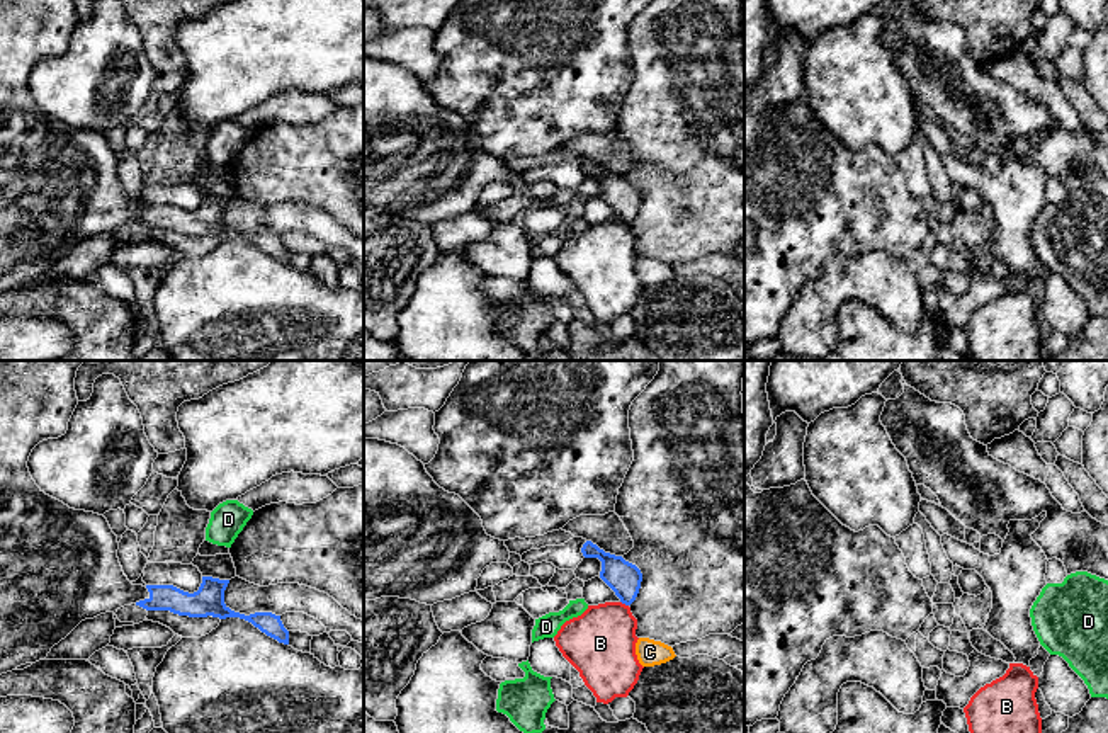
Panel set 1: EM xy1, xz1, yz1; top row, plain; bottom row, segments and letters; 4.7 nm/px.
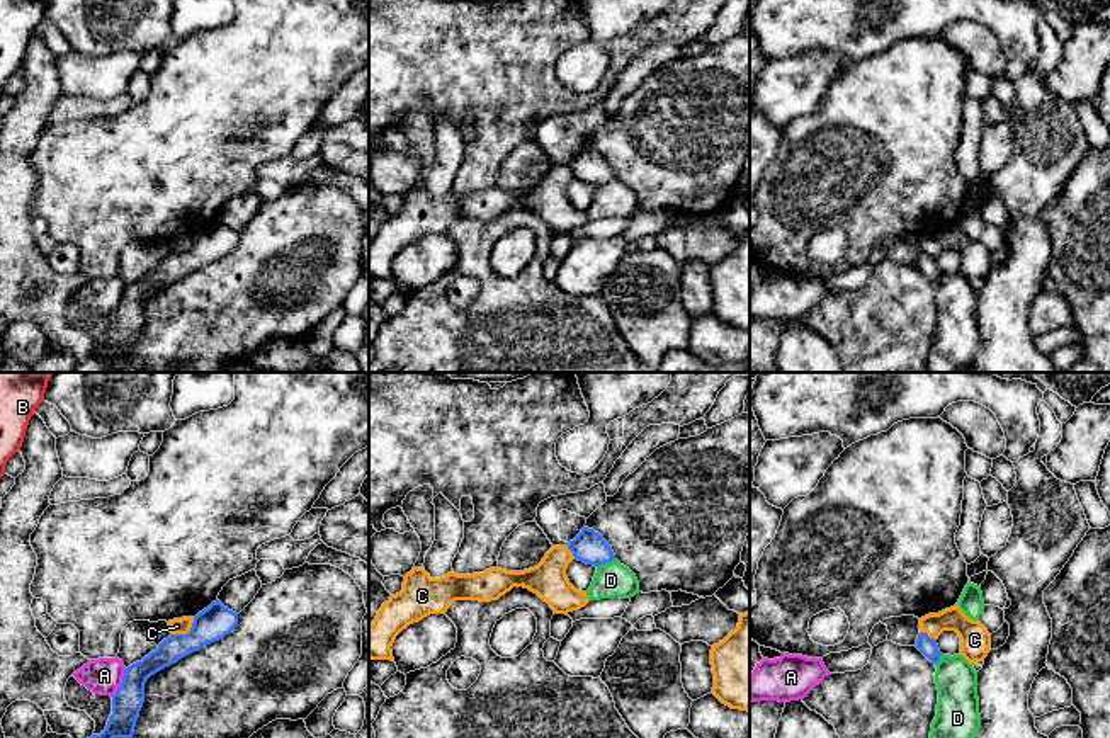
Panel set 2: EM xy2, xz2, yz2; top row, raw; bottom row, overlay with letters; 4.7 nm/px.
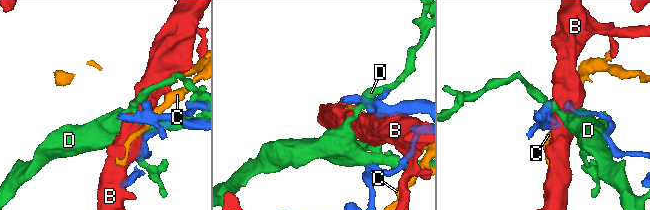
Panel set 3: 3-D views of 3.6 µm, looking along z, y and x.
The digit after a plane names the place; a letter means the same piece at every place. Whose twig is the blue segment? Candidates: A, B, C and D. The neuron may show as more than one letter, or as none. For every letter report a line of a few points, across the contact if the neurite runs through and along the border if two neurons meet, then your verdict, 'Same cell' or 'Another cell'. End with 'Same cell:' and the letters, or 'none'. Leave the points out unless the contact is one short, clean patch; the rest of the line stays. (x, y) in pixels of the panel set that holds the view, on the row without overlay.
A: Line: xy2 (126, 288), (121, 305), (111, 315). Another cell
B: Line: xz1 (621, 220), (627, 225). Another cell
C: Line: xy2 (194, 237), (186, 252), (172, 254). Another cell
D: Another cell
Same cell: none

